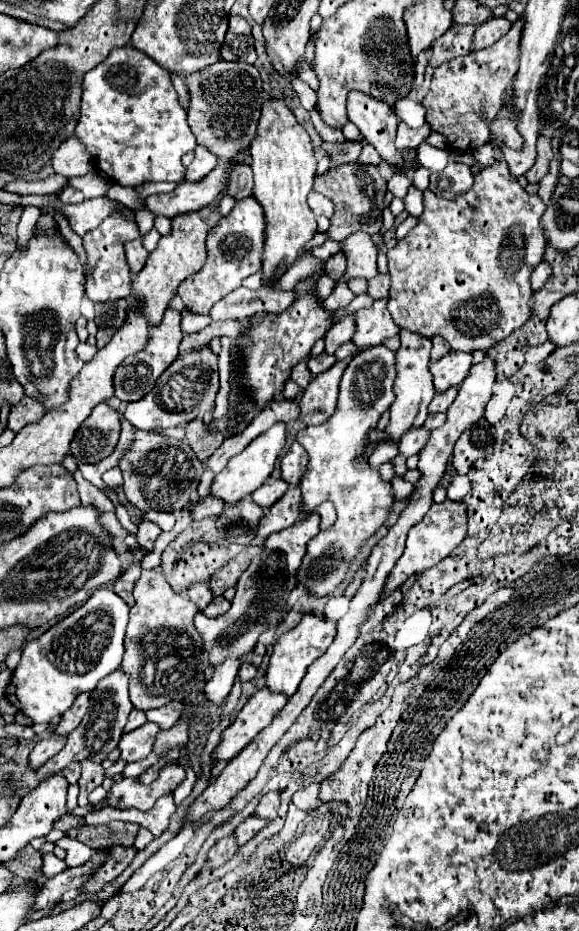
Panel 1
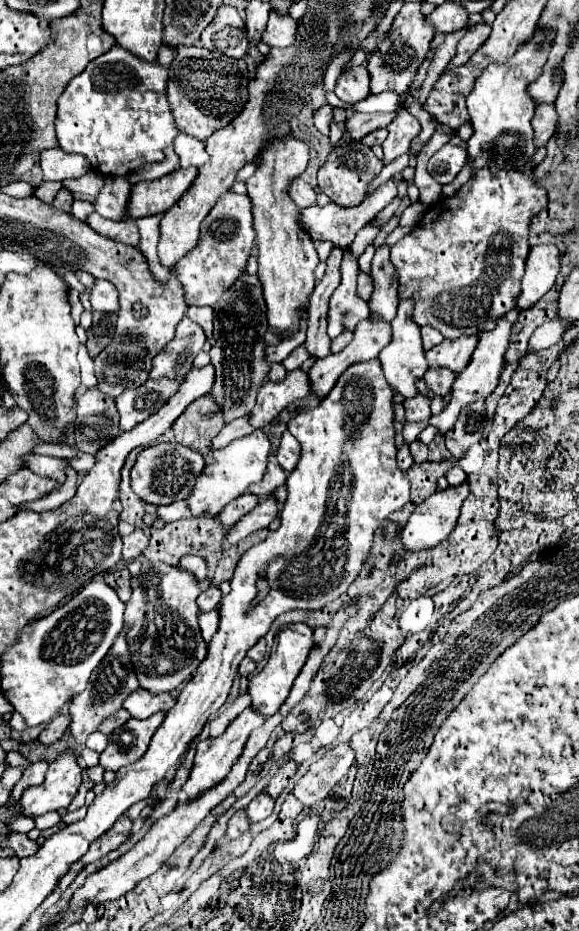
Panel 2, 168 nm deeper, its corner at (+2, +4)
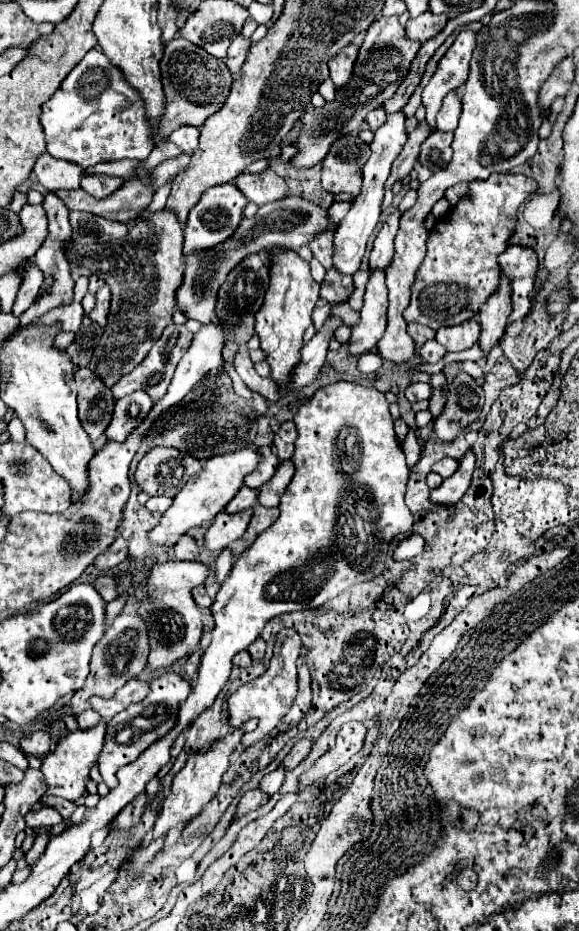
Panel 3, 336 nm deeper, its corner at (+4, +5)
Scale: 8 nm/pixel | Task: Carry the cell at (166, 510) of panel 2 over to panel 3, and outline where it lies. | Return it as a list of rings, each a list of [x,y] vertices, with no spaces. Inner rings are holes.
[[[150,497],[150,499],[146,501],[146,507],[148,507],[152,513],[154,513],[154,511],[164,513],[170,505],[172,505],[172,499],[168,499],[168,497]]]

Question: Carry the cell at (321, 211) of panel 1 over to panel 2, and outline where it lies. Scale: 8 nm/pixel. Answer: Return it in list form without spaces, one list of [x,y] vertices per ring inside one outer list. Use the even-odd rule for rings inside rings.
[[[302,178],[294,180],[294,184],[290,184],[290,196],[298,204],[298,208],[310,208],[310,206],[318,204],[316,190],[308,182],[304,182]]]

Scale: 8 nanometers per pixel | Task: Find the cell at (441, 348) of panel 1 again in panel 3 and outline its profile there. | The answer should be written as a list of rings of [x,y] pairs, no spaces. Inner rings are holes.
[[[408,323],[408,335],[414,339],[414,343],[418,345],[418,347],[422,347],[428,339],[432,339],[434,337],[434,329],[430,329],[430,327],[426,327],[426,325],[420,325],[420,323]]]

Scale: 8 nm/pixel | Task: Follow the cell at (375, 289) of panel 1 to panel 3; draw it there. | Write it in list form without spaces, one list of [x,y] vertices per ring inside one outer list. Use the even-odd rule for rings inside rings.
[[[334,267],[326,271],[324,281],[320,283],[320,297],[330,301],[330,303],[336,303],[336,301],[342,301],[342,299],[350,297],[352,291],[354,291],[352,277],[340,275]]]

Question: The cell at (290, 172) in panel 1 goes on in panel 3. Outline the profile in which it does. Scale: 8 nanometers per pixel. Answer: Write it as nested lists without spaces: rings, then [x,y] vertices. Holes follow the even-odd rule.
[[[272,251],[274,265],[270,273],[270,287],[264,297],[262,307],[256,311],[254,329],[260,337],[260,349],[266,353],[266,363],[270,365],[270,377],[276,381],[278,389],[288,387],[294,367],[300,363],[300,349],[304,345],[304,331],[312,325],[312,311],[320,303],[320,285],[310,275],[310,265],[302,261],[294,251]]]

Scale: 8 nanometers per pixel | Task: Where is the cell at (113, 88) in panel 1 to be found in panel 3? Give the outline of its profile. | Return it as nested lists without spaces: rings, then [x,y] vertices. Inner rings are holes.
[[[96,49],[84,55],[48,103],[42,105],[40,123],[46,135],[48,153],[72,161],[82,169],[126,157],[144,161],[154,149],[138,91],[124,83],[120,71],[116,71],[116,67],[104,59],[104,53]]]

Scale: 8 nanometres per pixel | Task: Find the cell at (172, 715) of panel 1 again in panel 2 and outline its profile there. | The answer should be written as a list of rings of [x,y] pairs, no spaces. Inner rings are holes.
[[[138,688],[136,692],[132,692],[132,696],[128,696],[128,700],[124,702],[124,708],[132,714],[132,718],[144,720],[144,718],[150,718],[154,712],[168,712],[174,704],[176,700],[172,694],[150,696],[150,692]]]

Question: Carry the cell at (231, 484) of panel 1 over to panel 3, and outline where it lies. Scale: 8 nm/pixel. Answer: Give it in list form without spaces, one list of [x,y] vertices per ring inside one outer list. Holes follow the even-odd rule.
[[[250,447],[208,459],[202,465],[202,471],[196,477],[188,479],[188,483],[184,485],[184,491],[180,491],[174,497],[172,507],[162,515],[160,523],[148,533],[148,541],[156,543],[156,545],[166,545],[166,543],[176,541],[180,535],[188,533],[188,529],[200,527],[202,523],[212,521],[218,513],[224,511],[228,501],[238,493],[238,489],[244,483],[244,475],[248,475],[252,469],[256,469],[256,463],[258,463],[258,451],[250,449]]]

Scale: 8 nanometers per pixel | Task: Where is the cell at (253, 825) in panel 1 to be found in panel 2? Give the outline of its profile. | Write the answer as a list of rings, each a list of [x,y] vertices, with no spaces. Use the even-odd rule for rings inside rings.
[[[260,794],[260,796],[256,796],[250,804],[248,804],[248,808],[246,808],[246,816],[248,816],[248,820],[254,824],[254,822],[262,822],[262,820],[266,820],[270,814],[272,814],[272,808],[274,808],[274,800],[268,796],[268,794]]]

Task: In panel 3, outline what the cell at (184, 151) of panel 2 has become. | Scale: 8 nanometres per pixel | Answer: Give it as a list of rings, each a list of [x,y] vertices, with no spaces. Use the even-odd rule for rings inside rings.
[[[184,125],[184,127],[178,127],[168,139],[174,141],[184,153],[192,153],[198,147],[198,135],[200,135],[198,127]]]

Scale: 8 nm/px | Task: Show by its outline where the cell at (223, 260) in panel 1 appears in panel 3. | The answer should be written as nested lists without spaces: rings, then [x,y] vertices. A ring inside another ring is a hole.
[[[234,183],[210,187],[188,213],[188,221],[184,225],[184,253],[204,251],[216,243],[224,243],[224,239],[228,239],[228,235],[232,235],[232,231],[238,227],[246,203],[248,201],[244,195],[240,195],[240,189]]]

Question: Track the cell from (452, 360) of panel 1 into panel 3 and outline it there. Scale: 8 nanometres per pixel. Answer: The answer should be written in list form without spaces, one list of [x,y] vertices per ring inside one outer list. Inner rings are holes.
[[[472,317],[460,325],[450,325],[450,327],[440,327],[436,331],[436,341],[446,347],[446,351],[464,351],[476,343],[480,335],[480,325]]]

